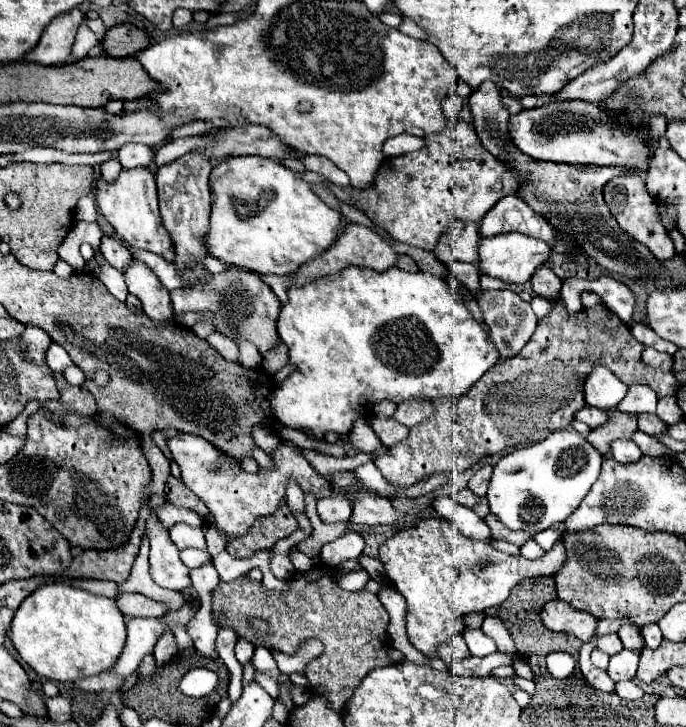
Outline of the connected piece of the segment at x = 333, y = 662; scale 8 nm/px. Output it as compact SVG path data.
M314 567L308 573L296 573L290 579L288 591L266 591L262 583L238 577L228 583L220 583L212 591L212 609L224 611L220 627L232 627L240 637L250 639L256 645L248 617L260 617L270 623L266 635L266 647L278 649L282 653L294 655L306 639L320 639L324 653L312 659L304 675L308 679L308 691L312 695L324 697L334 711L342 707L352 697L360 681L374 669L392 663L390 659L390 637L388 637L388 611L380 603L378 595L368 591L344 591L336 585L332 571L328 567Z

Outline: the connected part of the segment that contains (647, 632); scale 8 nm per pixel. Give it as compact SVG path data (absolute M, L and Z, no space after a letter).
M650 623L650 625L642 627L642 635L644 635L644 641L646 641L648 649L656 649L662 643L662 631L656 623Z

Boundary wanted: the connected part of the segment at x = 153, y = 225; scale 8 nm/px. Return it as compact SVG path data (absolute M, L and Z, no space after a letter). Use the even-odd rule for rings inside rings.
M148 167L122 169L118 179L112 183L98 177L96 203L100 213L106 217L106 221L114 227L116 235L124 239L128 245L162 255L166 261L174 261L176 257L174 245L168 231L162 225L160 211L158 211L158 197L156 197L156 181L154 181L154 173Z

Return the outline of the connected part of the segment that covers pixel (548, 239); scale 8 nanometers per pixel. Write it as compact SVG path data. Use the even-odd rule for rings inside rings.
M516 195L502 197L480 223L482 237L494 237L510 231L542 239L546 245L550 245L550 249L554 249L554 229Z

